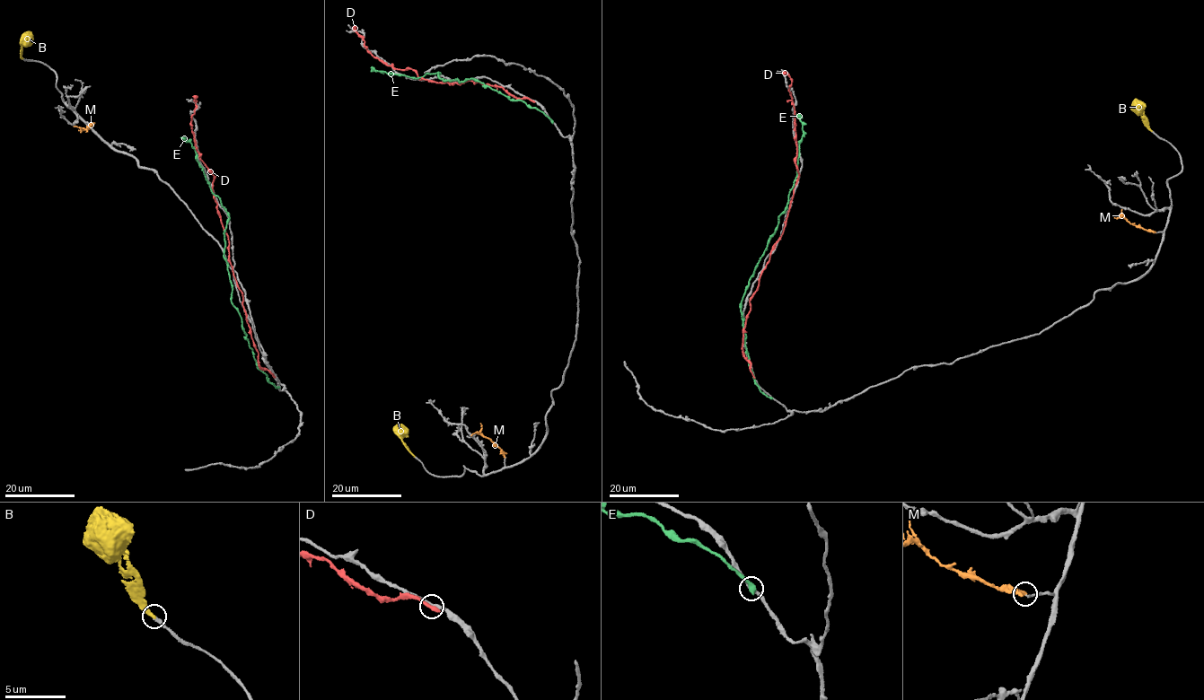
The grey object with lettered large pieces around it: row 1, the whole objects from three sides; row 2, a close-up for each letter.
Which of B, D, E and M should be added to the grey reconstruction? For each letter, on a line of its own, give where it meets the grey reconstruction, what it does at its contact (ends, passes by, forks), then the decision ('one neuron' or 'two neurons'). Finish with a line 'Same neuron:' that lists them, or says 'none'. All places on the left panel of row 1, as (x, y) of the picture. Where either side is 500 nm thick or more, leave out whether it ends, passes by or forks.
B: contact (21, 58); it ends; one neuron
D: contact (274, 376); it ends; two neurons
E: contact (278, 387); it ends; two neurons
M: contact (91, 124); it ends; one neuron
Same neuron: B, M

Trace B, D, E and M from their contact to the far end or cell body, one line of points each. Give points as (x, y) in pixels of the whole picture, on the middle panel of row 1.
B: (414, 456), (397, 431), (399, 424)
D: (531, 100), (478, 80), (439, 83), (419, 77), (409, 68), (387, 65), (366, 48), (353, 25)
E: (551, 122), (542, 111), (510, 99), (473, 78), (443, 80), (437, 75), (437, 72), (416, 78), (371, 66)
M: (504, 457), (500, 448), (480, 433), (480, 423)

